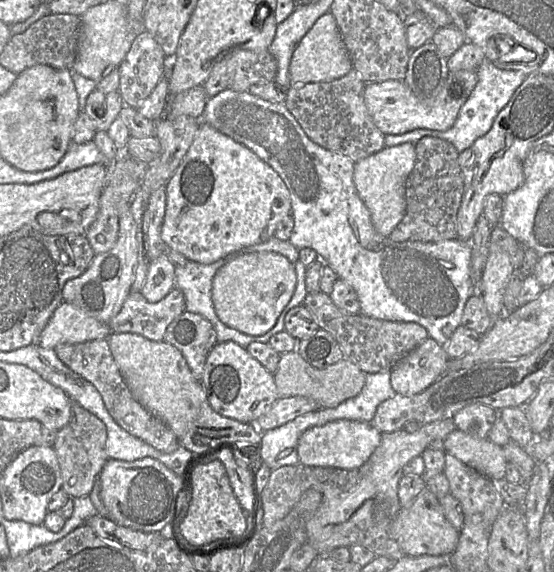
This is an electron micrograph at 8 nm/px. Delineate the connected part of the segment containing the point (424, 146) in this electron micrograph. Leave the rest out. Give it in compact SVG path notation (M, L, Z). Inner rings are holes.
M423 137L415 144L415 151L415 165L405 184L406 213L389 238L395 242L437 242L458 239L457 213L464 192L463 173L458 161L460 153L451 143L437 137Z

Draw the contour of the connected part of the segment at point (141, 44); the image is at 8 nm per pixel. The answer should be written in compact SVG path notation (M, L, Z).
M141 31L120 63L119 93L125 105L137 109L165 75L165 54L147 31Z

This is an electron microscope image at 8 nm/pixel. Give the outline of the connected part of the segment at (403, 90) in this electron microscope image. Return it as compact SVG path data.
M477 69L449 71L442 90L432 102L420 100L402 80L366 83L363 97L374 124L384 135L399 135L419 128L447 131L477 83Z

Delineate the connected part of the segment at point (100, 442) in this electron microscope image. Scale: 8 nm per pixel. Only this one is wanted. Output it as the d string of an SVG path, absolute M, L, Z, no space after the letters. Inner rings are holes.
M72 401L70 420L57 432L53 448L56 452L61 475L62 490L71 498L89 496L95 480L109 460L107 454L107 429L94 414Z

